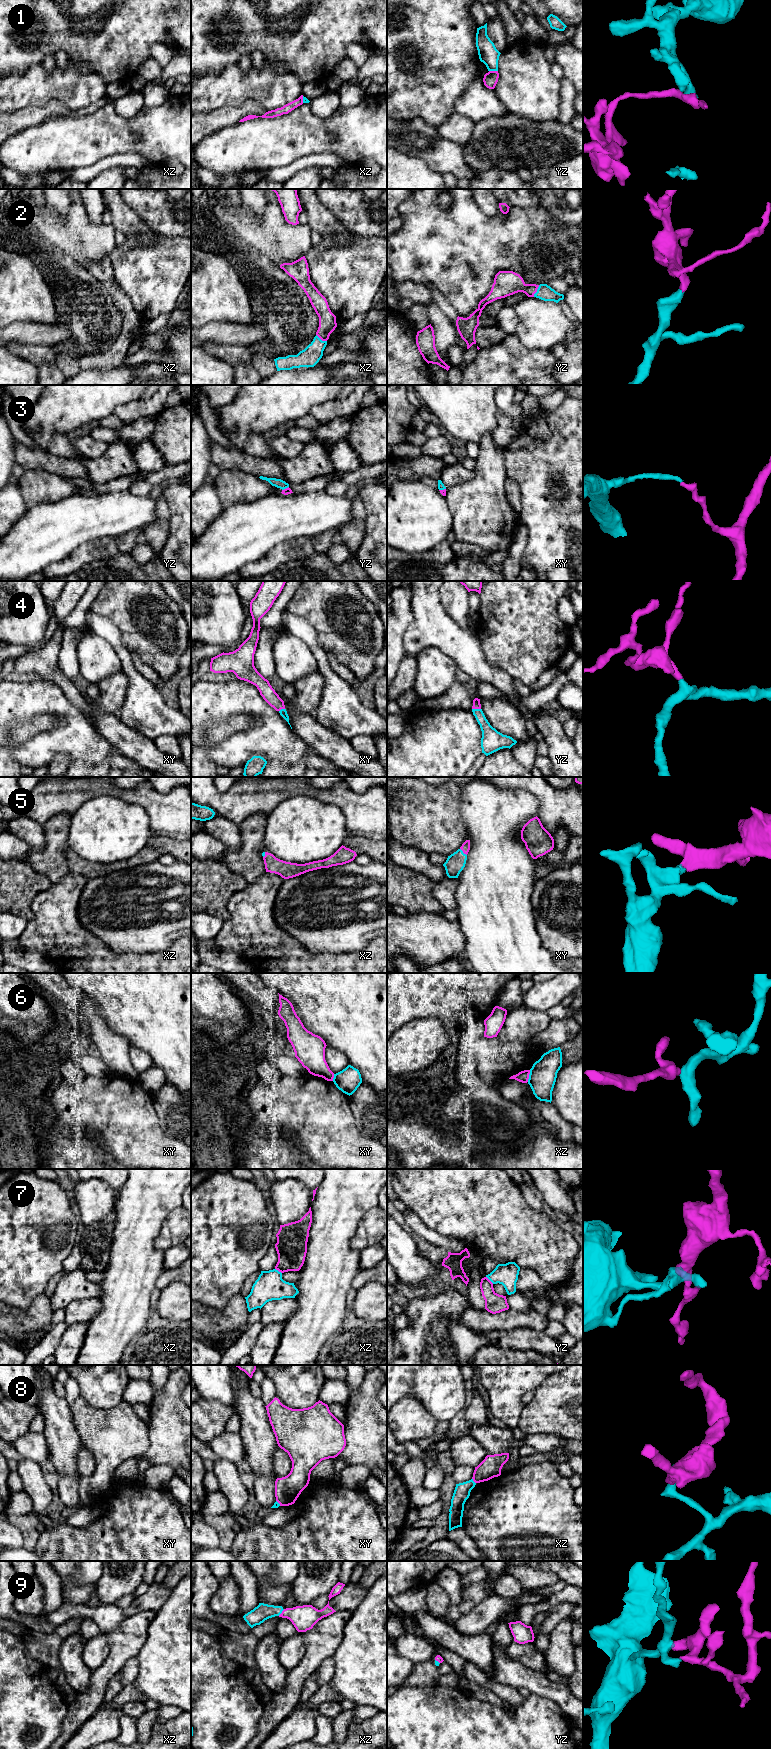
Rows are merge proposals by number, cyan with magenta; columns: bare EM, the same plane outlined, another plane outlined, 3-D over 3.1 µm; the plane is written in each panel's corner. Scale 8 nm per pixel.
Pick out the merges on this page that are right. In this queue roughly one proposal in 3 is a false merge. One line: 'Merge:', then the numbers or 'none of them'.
Merge: 2, 3, 4, 5, 9

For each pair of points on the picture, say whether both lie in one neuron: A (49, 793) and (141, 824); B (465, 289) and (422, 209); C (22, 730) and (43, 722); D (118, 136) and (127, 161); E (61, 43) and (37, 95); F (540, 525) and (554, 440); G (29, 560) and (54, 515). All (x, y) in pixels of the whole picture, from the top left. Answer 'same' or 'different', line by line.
A: different
B: same
C: same
D: different
E: different
F: same
G: same

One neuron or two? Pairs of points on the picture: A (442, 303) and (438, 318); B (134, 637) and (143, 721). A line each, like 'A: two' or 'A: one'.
A: two
B: two

